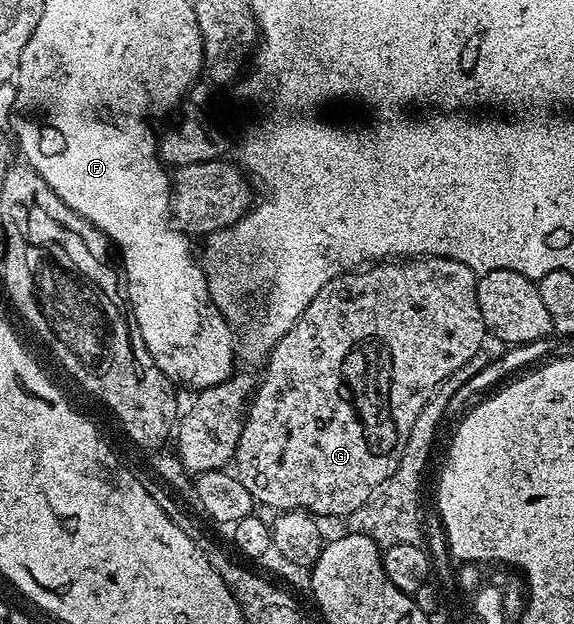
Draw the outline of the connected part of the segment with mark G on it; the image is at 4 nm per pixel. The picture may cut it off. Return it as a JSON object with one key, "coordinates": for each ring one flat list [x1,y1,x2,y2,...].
{"coordinates":[[427,255,424,257,409,257,404,261,378,261,364,269,348,271,346,275,335,277,315,293,311,305,303,309,303,313,283,333,283,337,273,346,264,364,265,376,259,379,251,396,251,402,245,412,243,433,239,437,237,454,235,456,235,476,243,483,253,498,254,504,274,507,274,512,302,511,313,517,319,515,349,515,372,500,379,485,395,473,399,465,399,457,403,457,403,449,407,445,407,437,411,437,411,425,415,425,415,417,423,410,423,405,440,387,443,380,451,377,459,365,467,365,471,357,475,357,475,349,483,342,485,322,483,313,479,313,477,300,478,272,467,269,454,259,444,259]]}

